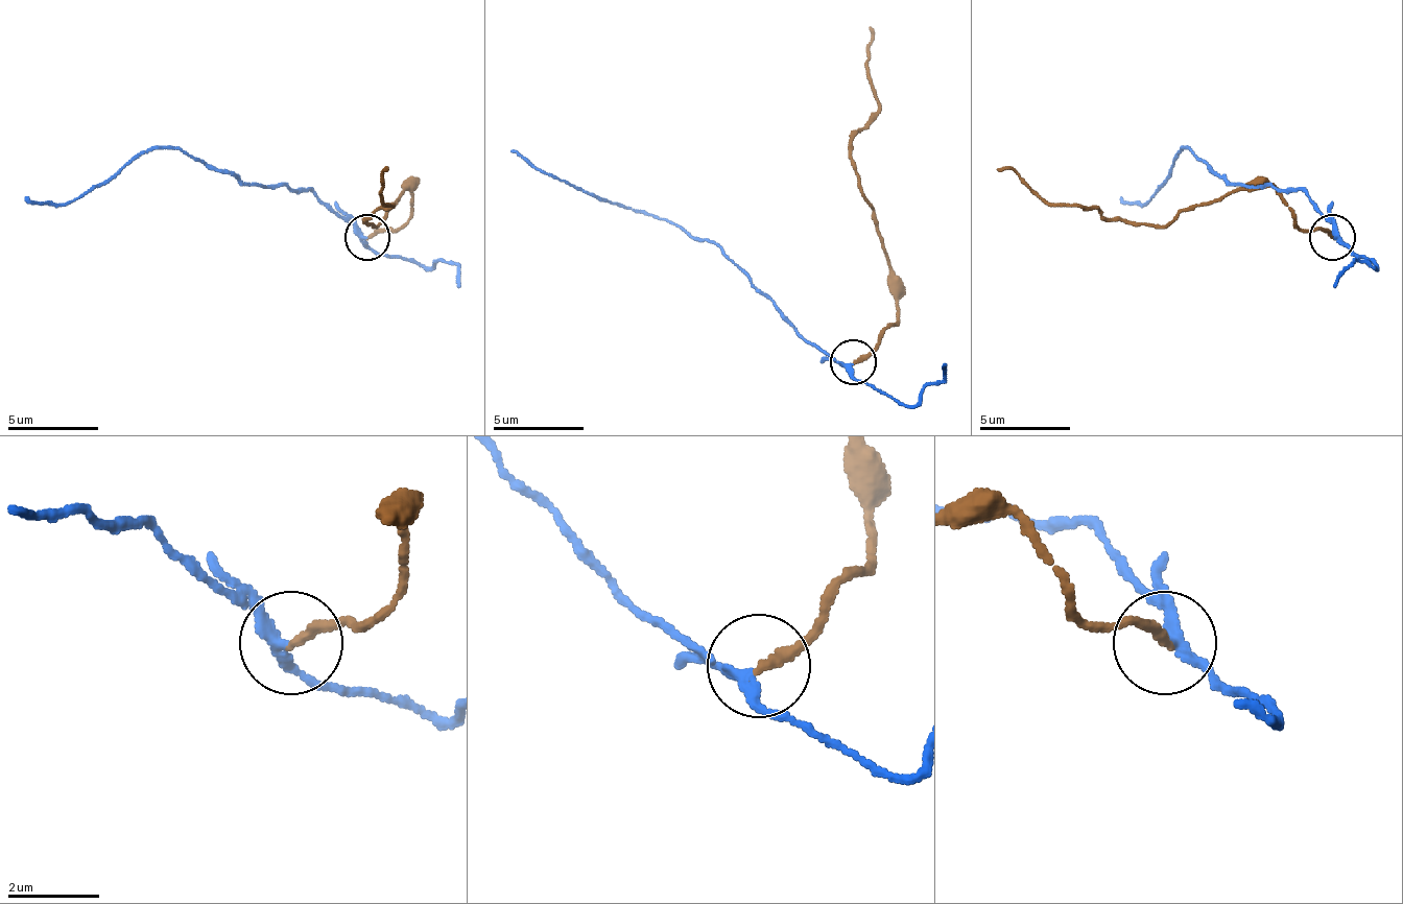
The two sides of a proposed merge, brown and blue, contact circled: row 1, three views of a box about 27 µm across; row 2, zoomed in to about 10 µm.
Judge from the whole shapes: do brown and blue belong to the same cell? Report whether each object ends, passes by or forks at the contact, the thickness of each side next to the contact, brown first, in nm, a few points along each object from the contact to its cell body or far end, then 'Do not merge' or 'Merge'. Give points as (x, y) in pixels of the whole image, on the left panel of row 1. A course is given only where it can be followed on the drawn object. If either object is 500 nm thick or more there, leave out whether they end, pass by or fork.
At the ring brown ends. At the ring blue passes by. Thickness 240 nm (brown) against 200 nm. Course of brown: (365, 238), (411, 215), (407, 188), (375, 224), (365, 220), (394, 207), (380, 193), (388, 170). Course of blue: (365, 238), (311, 193), (239, 184), (175, 147), (148, 147), (71, 201), (25, 197). Do not merge

